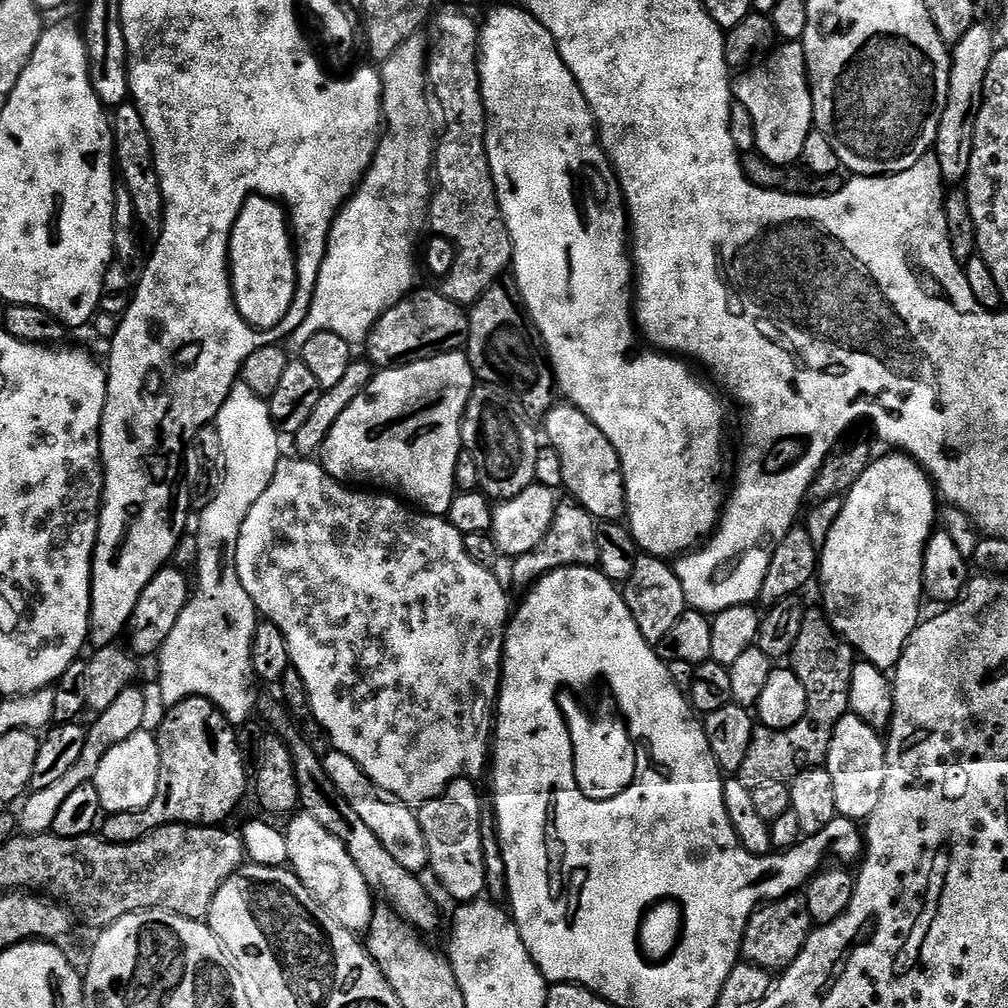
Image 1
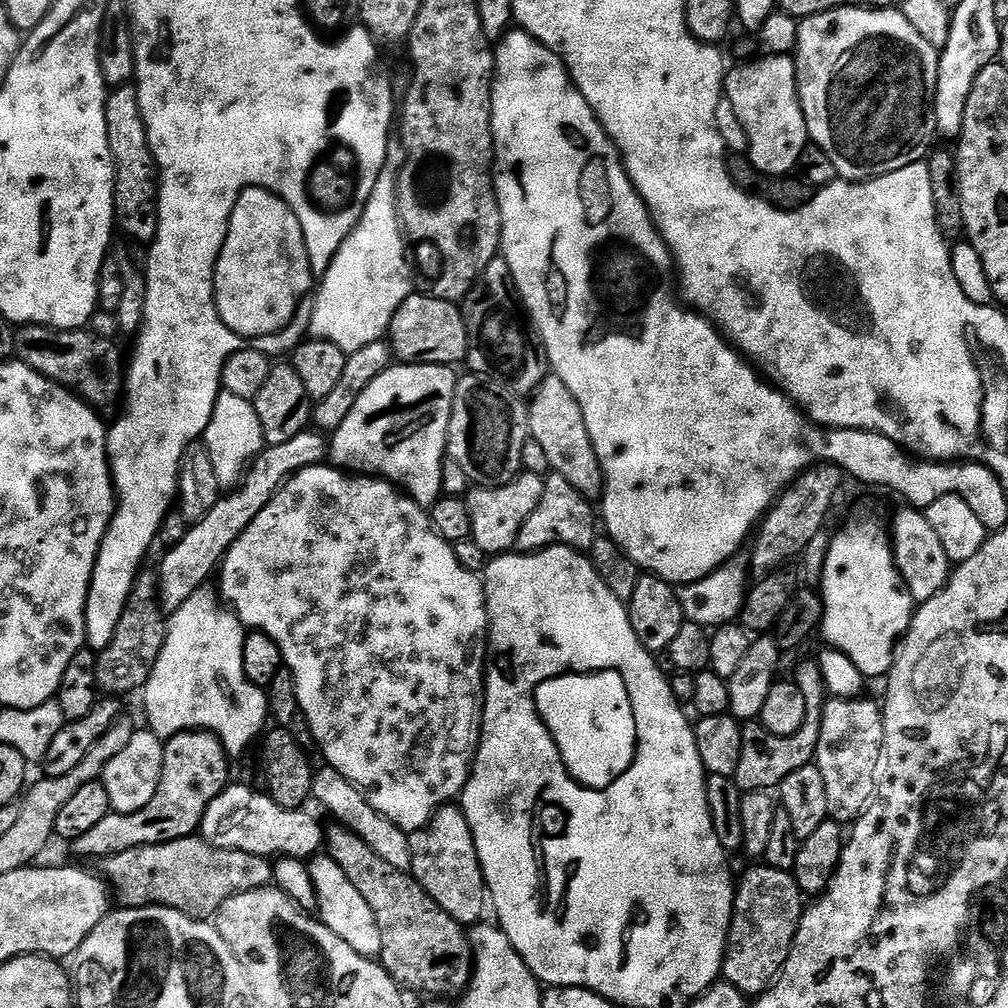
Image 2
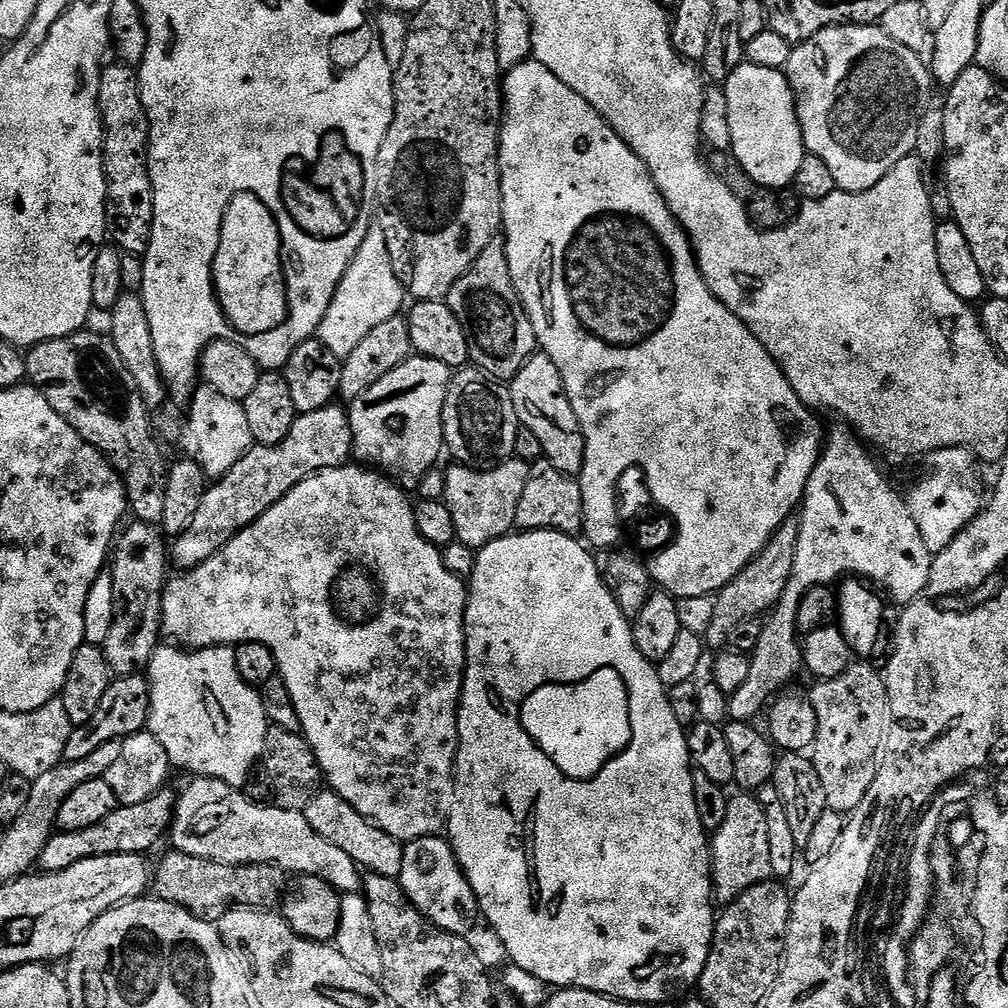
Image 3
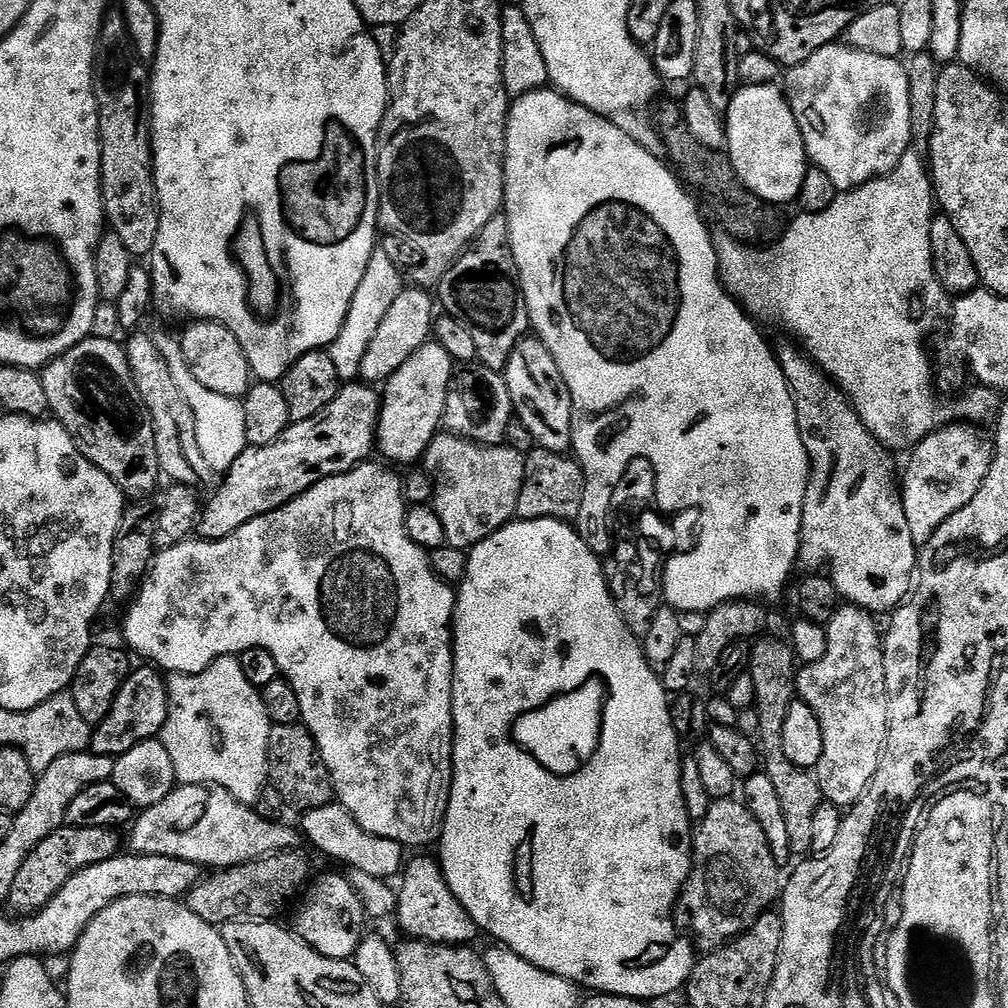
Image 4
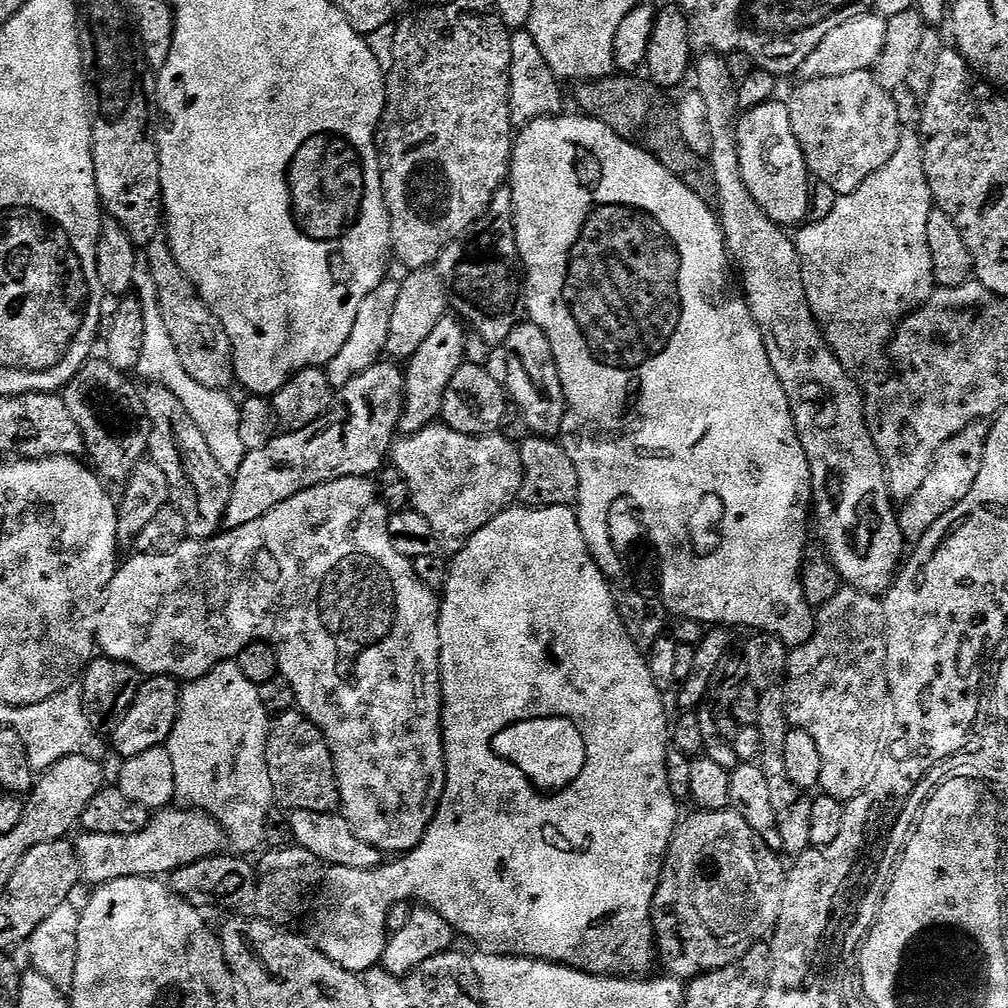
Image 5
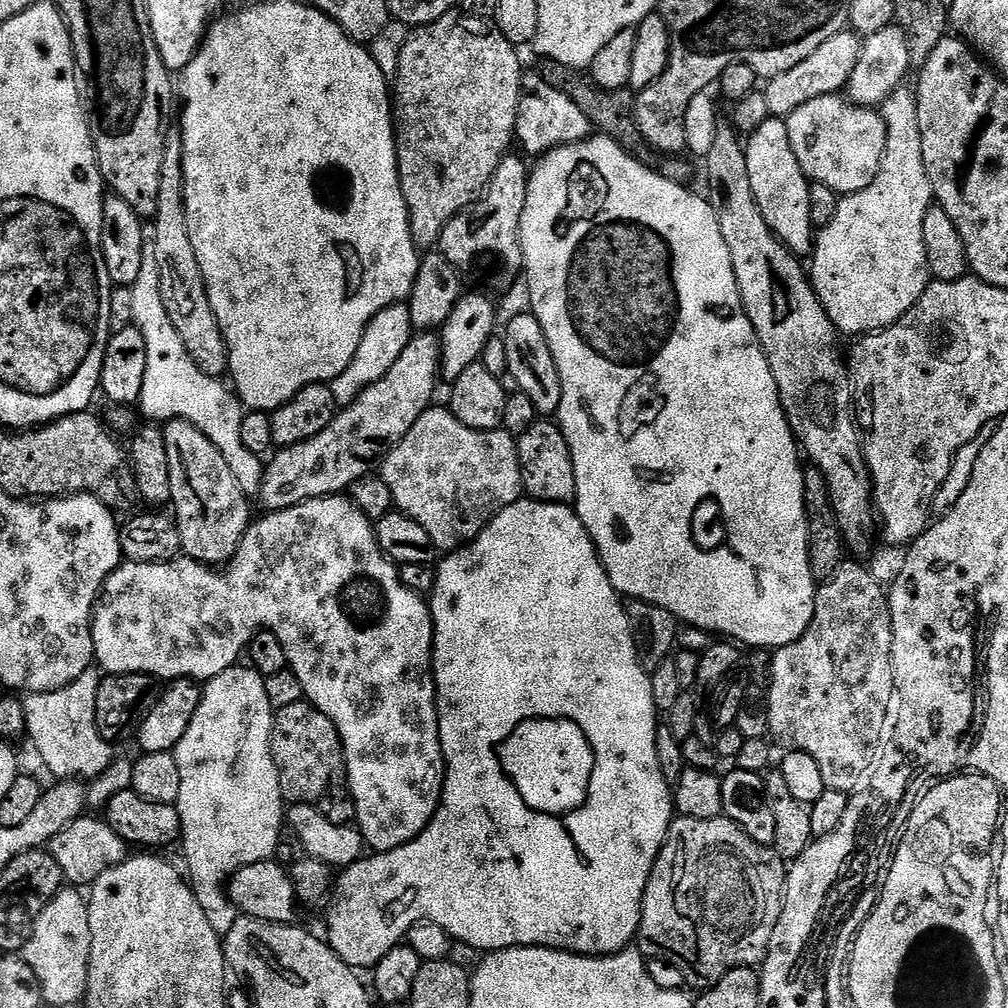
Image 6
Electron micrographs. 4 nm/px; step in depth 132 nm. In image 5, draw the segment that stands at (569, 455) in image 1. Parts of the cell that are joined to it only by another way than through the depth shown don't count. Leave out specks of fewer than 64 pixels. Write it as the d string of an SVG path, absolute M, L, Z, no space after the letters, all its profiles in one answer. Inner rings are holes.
M522 322L510 334L508 348L508 380L506 392L511 403L524 415L529 433L549 438L559 437L568 404L564 400L564 387L558 374L550 338L537 324Z

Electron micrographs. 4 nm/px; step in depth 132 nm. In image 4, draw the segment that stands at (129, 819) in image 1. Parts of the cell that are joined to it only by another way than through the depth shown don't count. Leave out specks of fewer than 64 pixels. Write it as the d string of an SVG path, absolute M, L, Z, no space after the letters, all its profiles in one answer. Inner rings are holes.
M65 826L54 830L54 834L38 842L38 846L34 846L34 850L26 858L26 862L22 862L22 867L18 869L14 878L14 886L10 886L7 907L13 908L11 911L16 914L31 914L45 908L54 898L54 894L58 894L58 890L62 890L62 886L66 886L66 882L70 882L74 874L98 862L106 862L121 851L122 840L116 836L119 835L113 829L98 826Z

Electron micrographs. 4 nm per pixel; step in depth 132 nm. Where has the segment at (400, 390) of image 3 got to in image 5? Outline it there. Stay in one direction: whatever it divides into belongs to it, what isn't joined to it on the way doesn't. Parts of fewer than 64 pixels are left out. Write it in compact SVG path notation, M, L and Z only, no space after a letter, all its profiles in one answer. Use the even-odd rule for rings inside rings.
M455 315L444 316L434 326L434 334L422 342L415 356L412 357L406 368L406 379L404 382L404 415L400 417L399 431L411 434L427 428L439 417L442 398L446 386L450 386L450 378L465 363L464 337L466 328Z

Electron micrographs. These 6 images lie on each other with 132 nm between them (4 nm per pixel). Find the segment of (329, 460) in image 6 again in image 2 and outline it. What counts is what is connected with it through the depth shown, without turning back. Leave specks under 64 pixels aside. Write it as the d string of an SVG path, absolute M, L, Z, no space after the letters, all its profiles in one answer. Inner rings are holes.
M305 430L302 434L294 434L290 442L269 444L264 451L248 465L242 483L221 495L220 500L202 519L195 521L189 527L182 542L167 549L163 554L164 561L158 567L158 587L160 590L160 606L165 613L171 614L190 598L199 588L205 587L208 575L217 571L230 546L254 522L254 518L269 504L280 487L286 483L295 472L302 468L310 468L321 463L329 451L330 444L319 431Z

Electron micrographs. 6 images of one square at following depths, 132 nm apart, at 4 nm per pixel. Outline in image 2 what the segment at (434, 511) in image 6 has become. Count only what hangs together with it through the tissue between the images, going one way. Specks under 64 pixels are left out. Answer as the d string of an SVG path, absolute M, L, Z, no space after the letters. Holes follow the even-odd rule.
M521 471L515 480L497 488L473 487L466 496L472 527L471 540L478 542L489 557L511 553L516 546L518 530L522 530L522 522L530 518L531 511L542 498L544 482L545 477Z

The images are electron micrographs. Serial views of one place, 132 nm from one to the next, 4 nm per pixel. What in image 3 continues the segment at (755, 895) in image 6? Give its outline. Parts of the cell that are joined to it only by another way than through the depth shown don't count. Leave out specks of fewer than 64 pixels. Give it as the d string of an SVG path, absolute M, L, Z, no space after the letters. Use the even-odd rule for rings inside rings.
M733 795L728 801L725 821L714 832L712 845L712 887L717 901L727 906L737 900L750 886L773 879L770 866L770 830L766 830L764 805L755 795Z

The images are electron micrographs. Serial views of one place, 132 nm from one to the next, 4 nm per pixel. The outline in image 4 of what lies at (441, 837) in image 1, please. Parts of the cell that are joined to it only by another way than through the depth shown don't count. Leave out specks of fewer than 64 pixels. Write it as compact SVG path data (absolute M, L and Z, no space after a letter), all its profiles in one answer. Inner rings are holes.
M416 854L416 856L407 861L402 869L402 879L398 884L398 895L396 897L395 919L400 919L400 928L405 933L405 937L414 940L424 940L427 944L451 944L453 946L468 946L473 942L472 939L478 936L478 929L474 918L470 918L470 914L466 914L466 910L462 906L462 902L458 902L458 898L454 898L454 890L450 890L450 886L444 877L444 871L440 869L439 859L428 856L420 856L424 854Z

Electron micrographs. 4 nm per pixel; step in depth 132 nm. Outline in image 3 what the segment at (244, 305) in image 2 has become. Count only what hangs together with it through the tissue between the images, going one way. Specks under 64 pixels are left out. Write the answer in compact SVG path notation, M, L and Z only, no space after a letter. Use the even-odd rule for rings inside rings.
M242 191L232 196L223 218L220 231L219 248L215 252L212 267L213 288L216 289L217 300L228 323L242 336L269 333L280 328L288 319L288 288L284 276L283 240L280 234L280 222L272 214L271 205L258 198L252 192Z

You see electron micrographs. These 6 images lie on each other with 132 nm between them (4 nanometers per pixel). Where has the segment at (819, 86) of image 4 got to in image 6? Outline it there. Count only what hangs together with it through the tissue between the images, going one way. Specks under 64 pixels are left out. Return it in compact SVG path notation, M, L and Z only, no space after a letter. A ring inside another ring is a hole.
M843 95L822 96L798 106L786 117L790 146L813 184L830 186L841 197L866 190L882 166L888 123L876 108L864 108Z

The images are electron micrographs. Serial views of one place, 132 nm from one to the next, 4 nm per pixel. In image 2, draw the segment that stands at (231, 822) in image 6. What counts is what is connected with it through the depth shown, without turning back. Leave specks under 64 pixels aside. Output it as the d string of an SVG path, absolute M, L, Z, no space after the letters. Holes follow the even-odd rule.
M211 587L199 588L178 610L167 617L168 633L162 646L162 654L158 654L158 662L154 662L154 670L144 684L144 712L148 715L147 727L161 740L166 741L180 732L213 732L222 742L229 757L236 758L249 751L252 743L265 731L269 723L268 697L265 689L251 684L246 678L246 670L242 666L242 646L246 629L236 617L233 609L222 603L221 597Z

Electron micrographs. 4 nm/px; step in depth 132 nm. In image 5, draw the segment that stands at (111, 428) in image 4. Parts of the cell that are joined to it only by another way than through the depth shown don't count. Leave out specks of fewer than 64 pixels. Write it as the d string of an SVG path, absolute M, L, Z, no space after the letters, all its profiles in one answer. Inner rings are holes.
M106 358L89 359L87 364L74 374L74 378L62 390L78 430L82 430L84 447L93 469L105 481L126 482L140 461L149 455L150 418L144 413L144 398L141 389L136 389L133 378L120 372Z

